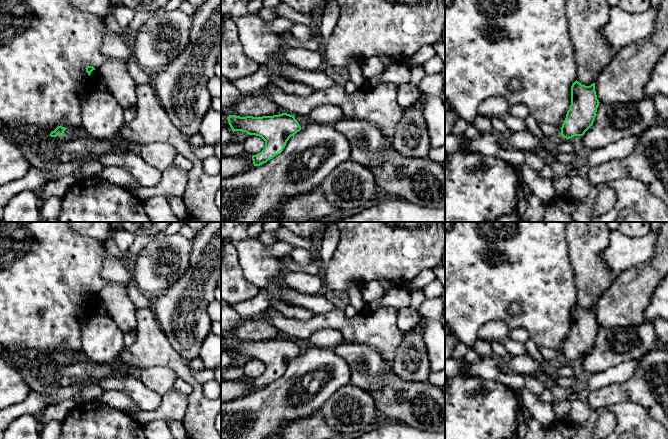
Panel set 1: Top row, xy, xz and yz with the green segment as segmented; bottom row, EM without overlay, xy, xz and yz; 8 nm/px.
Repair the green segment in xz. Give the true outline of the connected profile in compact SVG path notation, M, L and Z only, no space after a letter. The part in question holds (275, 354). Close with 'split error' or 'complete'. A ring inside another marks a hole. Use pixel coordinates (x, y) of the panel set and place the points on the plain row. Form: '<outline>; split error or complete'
M287 337L262 341L230 339L227 344L232 355L256 359L265 365L264 373L252 380L254 390L260 390L280 378L289 362L301 354L294 339Z; complete

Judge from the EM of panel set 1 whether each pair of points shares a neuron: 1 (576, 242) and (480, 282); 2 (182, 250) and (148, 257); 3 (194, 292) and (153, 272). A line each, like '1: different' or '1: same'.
1: different
2: same
3: different

